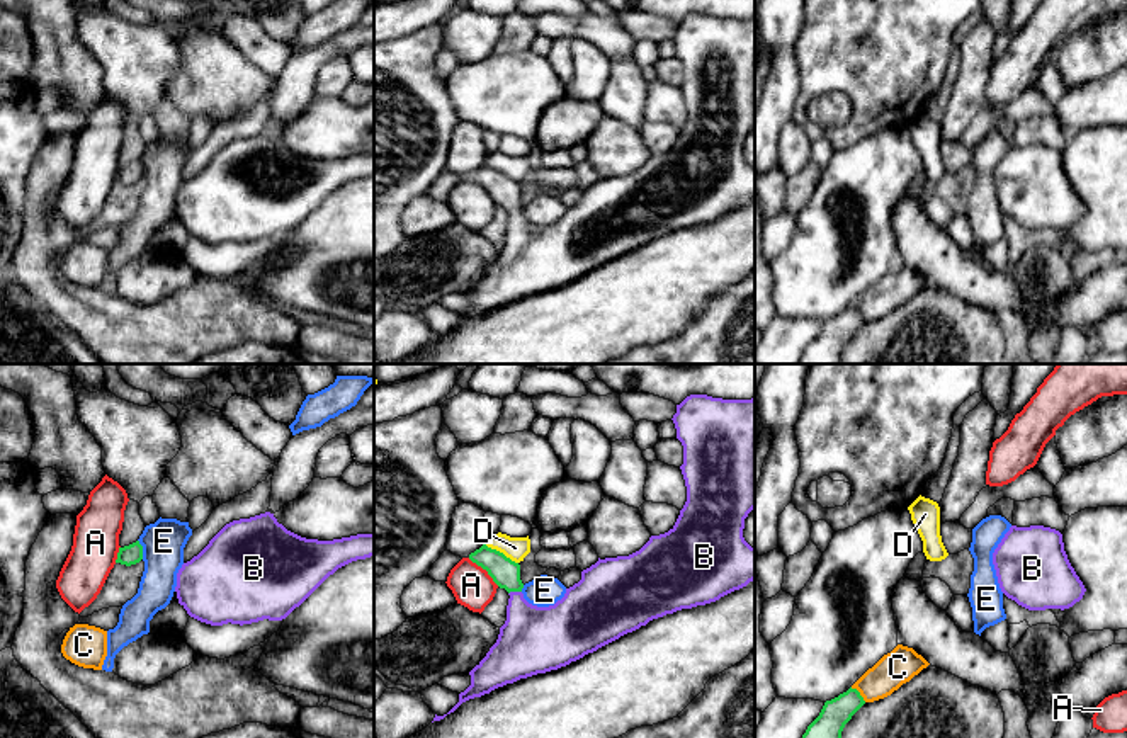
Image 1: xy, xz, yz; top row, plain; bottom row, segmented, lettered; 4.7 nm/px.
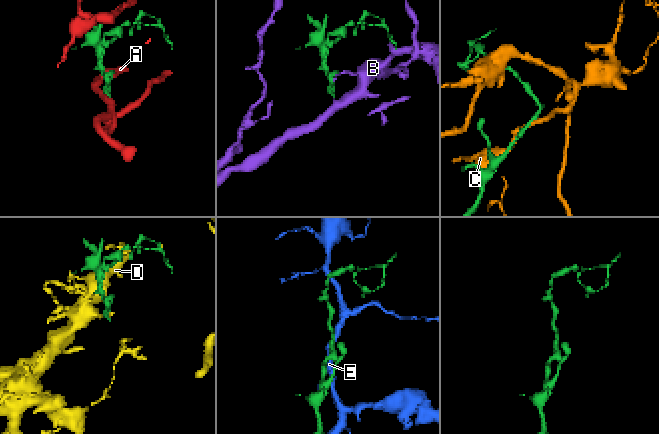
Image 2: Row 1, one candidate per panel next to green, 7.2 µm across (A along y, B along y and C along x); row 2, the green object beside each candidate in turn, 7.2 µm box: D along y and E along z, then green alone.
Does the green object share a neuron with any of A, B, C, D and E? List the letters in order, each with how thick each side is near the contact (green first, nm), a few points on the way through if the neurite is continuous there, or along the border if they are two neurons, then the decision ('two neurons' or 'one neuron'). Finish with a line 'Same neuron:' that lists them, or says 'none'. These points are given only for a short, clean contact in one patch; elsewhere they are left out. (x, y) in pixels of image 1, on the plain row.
A: 140 nm thick on the green side, 190 nm on the other; border along xz (468, 177), (480, 184), (498, 204); two neurons
B: 140 nm thick on the green side, 320 nm on the other; runs through xz (505, 193), (514, 210), (519, 232), (532, 259); one neuron
C: 160 nm thick on the green side, 160 nm on the other; two neurons
D: 140 nm thick on the green side, 110 nm on the other; two neurons
E: 100 nm thick on the green side, 200 nm on the other; border along xy (138, 158), (143, 177); two neurons
Same neuron: B

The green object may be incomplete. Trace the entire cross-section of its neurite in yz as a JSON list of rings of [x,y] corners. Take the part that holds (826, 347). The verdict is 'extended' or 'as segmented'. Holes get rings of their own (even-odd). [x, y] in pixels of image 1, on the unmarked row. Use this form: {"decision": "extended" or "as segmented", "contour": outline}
{"decision": "as segmented", "contour": [[[852,306],[838,316],[826,320],[819,335],[799,359],[799,364],[840,364],[845,343],[864,323],[860,311]]]}

